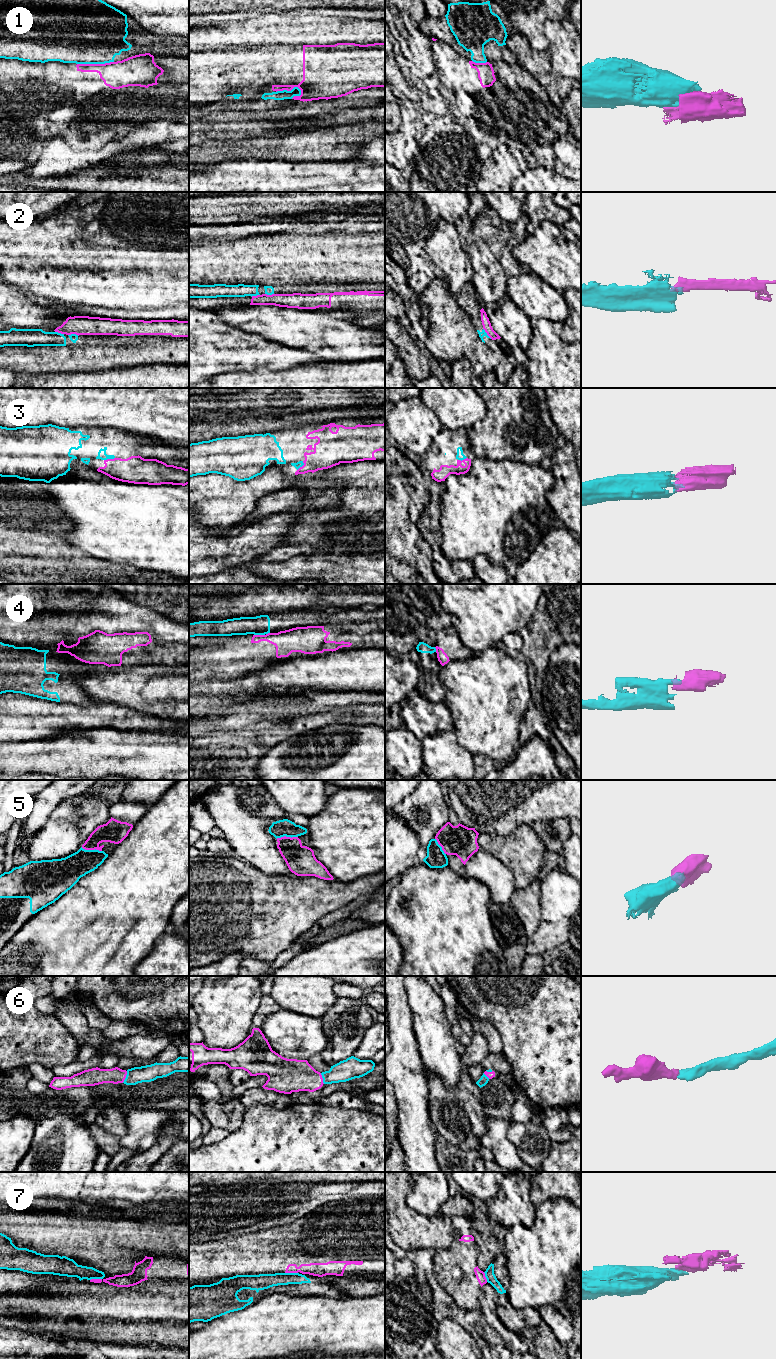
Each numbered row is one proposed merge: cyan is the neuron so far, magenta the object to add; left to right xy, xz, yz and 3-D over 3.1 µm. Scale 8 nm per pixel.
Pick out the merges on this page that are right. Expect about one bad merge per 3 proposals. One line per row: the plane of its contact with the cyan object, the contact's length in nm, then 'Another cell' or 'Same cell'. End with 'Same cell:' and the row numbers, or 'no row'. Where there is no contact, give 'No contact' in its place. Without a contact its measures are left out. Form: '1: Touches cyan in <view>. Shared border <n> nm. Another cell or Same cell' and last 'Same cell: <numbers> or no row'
1: Touches cyan in xz. Shared border 200 nm. Another cell
2: Touches cyan in xy. Shared border 90 nm. Same cell
3: Touches cyan in xy. Shared border 90 nm. Same cell
4: Touches cyan in xz. Shared border 90 nm. Another cell
5: Touches cyan in xz. Shared border 180 nm. Same cell
6: Touches cyan in xy. Shared border 100 nm. Same cell
7: Touches cyan in xz. Shared border 100 nm. Another cell
Same cell: 2, 3, 5, 6

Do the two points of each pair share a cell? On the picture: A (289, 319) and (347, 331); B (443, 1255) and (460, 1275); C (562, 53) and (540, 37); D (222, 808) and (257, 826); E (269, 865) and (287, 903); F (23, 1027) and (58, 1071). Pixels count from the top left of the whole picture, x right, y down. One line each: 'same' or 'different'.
A: same
B: same
C: different
D: same
E: different
F: different

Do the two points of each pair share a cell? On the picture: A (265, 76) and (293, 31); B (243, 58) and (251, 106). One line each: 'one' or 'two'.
A: two
B: two

